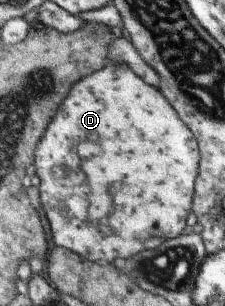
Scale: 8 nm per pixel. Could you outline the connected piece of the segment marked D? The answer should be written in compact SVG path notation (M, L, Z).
M108 64L103 70L96 72L83 80L80 80L66 96L53 123L47 129L44 140L40 142L38 154L36 154L36 166L40 178L42 178L41 208L48 214L54 244L57 247L76 252L79 256L96 263L119 263L130 259L144 250L152 250L160 247L164 242L173 240L183 233L190 231L188 228L188 216L193 212L196 196L196 180L199 178L199 166L201 162L201 151L199 141L188 128L186 122L178 116L174 106L159 89L148 85L128 64Z

